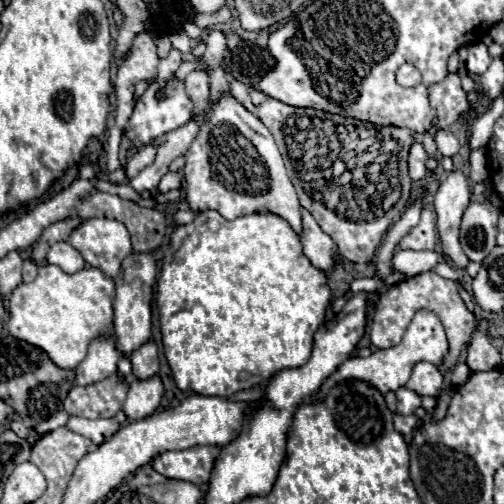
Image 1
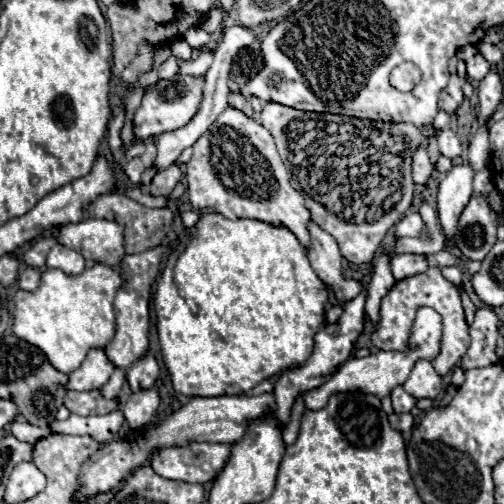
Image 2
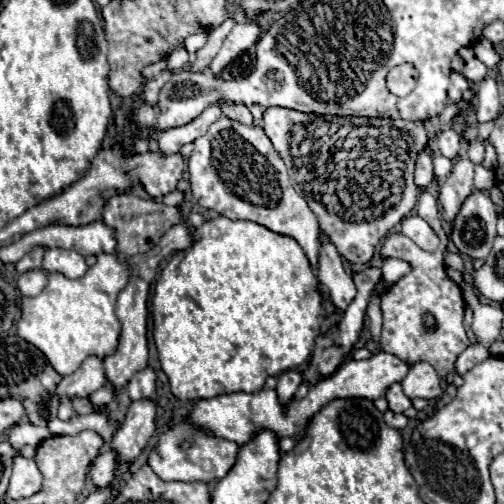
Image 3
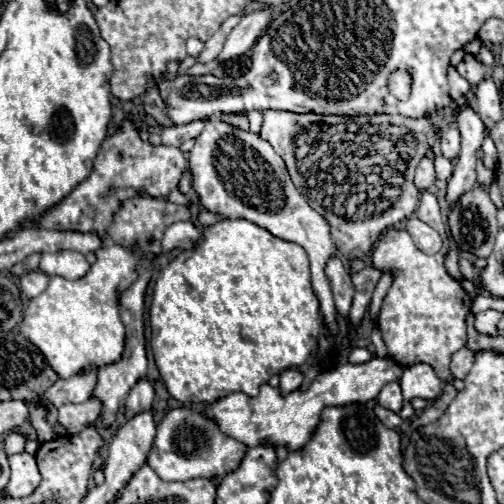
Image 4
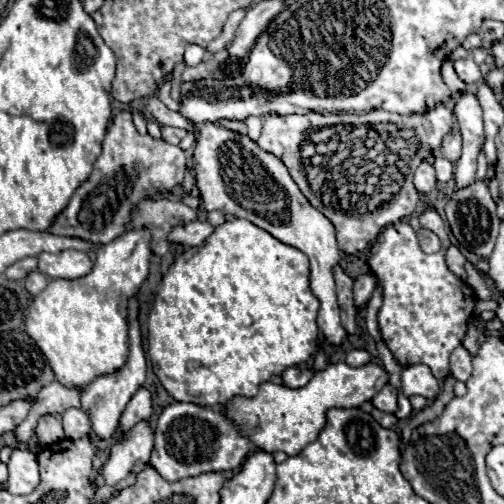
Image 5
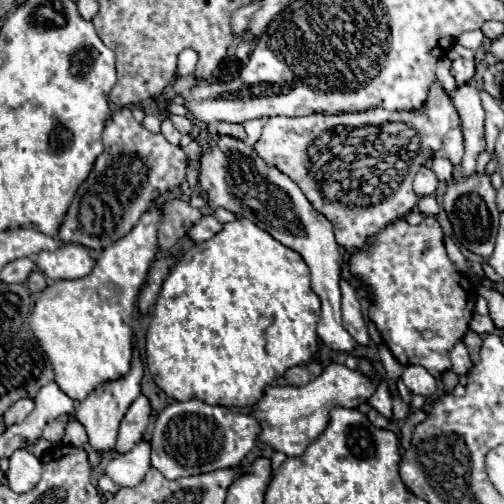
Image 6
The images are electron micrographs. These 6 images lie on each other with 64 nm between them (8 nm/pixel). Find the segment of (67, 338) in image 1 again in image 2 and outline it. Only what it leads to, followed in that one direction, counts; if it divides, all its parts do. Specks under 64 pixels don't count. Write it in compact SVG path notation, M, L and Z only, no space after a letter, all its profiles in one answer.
M96 264L80 276L66 276L60 270L42 272L42 282L36 292L16 292L14 310L14 334L28 344L40 348L56 370L74 372L90 348L106 348L116 334L116 318L112 302L116 290L122 286L118 268L108 264Z

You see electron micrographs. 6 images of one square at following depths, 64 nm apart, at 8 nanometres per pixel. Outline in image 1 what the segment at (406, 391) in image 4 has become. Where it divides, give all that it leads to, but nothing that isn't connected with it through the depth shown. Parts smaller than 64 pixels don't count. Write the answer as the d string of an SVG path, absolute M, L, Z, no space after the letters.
M418 362L412 370L412 376L406 384L408 390L416 392L418 396L432 396L436 398L442 390L442 374L438 372L438 368L430 362Z

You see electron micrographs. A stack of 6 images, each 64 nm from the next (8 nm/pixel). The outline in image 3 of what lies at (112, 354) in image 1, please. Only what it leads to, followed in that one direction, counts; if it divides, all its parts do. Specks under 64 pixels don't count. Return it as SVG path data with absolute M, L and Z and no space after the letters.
M90 356L74 374L64 376L62 382L56 388L56 396L60 400L68 398L88 398L92 392L102 388L106 382L102 360L96 356Z

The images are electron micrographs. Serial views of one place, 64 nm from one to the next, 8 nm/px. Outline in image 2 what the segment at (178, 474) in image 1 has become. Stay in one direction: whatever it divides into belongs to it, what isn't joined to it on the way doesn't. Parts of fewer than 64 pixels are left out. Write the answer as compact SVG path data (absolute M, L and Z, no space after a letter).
M190 442L186 446L164 446L152 452L150 466L168 480L212 482L230 458L230 444Z

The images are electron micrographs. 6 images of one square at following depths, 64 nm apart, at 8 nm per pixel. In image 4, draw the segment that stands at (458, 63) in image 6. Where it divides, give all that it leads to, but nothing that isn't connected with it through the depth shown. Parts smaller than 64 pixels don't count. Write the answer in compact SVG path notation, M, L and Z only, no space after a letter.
M464 58L458 66L456 66L458 74L462 78L466 78L472 86L478 84L482 78L484 78L484 66L476 60L476 58Z

